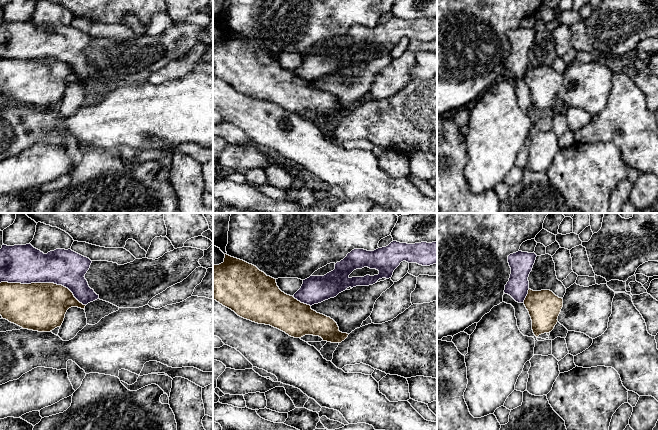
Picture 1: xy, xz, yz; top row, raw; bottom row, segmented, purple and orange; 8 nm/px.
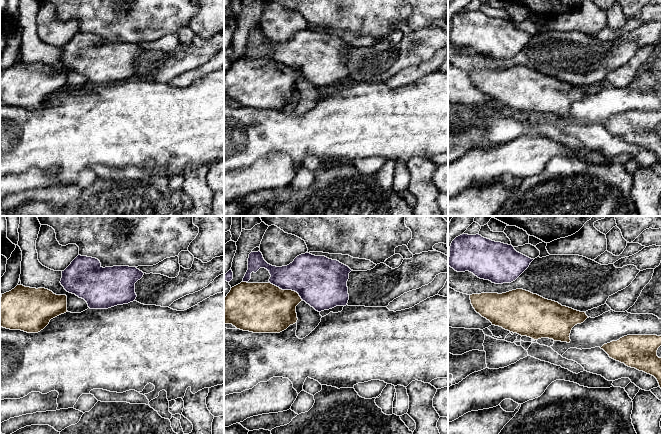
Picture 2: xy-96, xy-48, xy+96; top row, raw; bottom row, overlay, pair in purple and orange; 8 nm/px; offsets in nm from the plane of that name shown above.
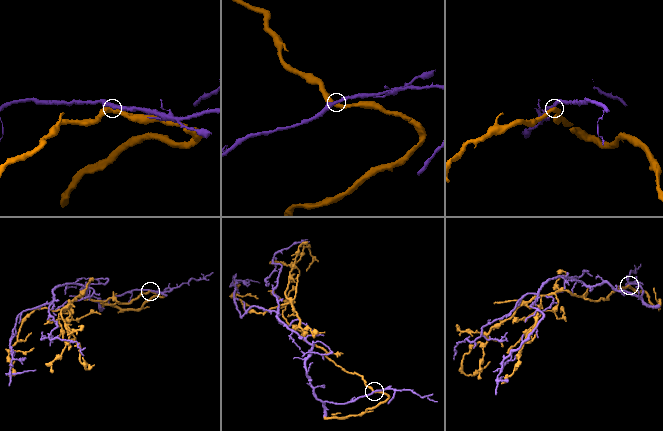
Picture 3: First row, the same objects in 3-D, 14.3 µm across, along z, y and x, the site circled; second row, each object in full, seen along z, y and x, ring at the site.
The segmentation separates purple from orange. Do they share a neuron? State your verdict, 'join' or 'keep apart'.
join

